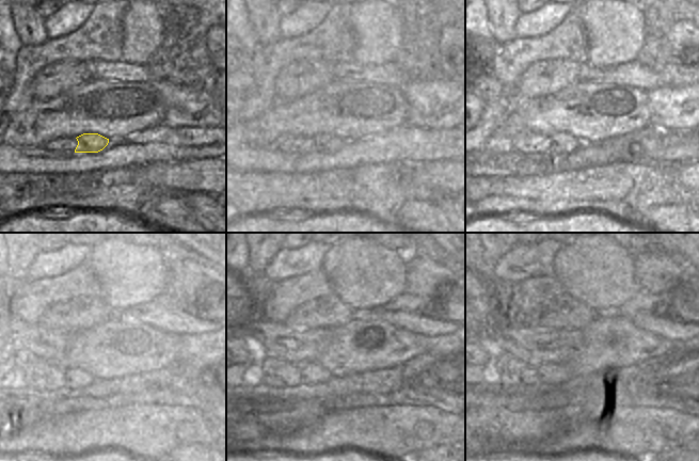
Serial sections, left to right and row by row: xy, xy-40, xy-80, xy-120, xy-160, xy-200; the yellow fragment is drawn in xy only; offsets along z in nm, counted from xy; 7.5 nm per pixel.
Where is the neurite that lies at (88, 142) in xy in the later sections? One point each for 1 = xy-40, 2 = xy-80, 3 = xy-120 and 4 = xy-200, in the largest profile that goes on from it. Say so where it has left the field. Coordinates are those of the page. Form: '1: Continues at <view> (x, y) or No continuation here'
1: Continues at xy-40 (323, 142)
2: Continues at xy-80 (559, 143)
3: Continues at xy-120 (75, 378)
4: Continues at xy-200 (547, 374).

